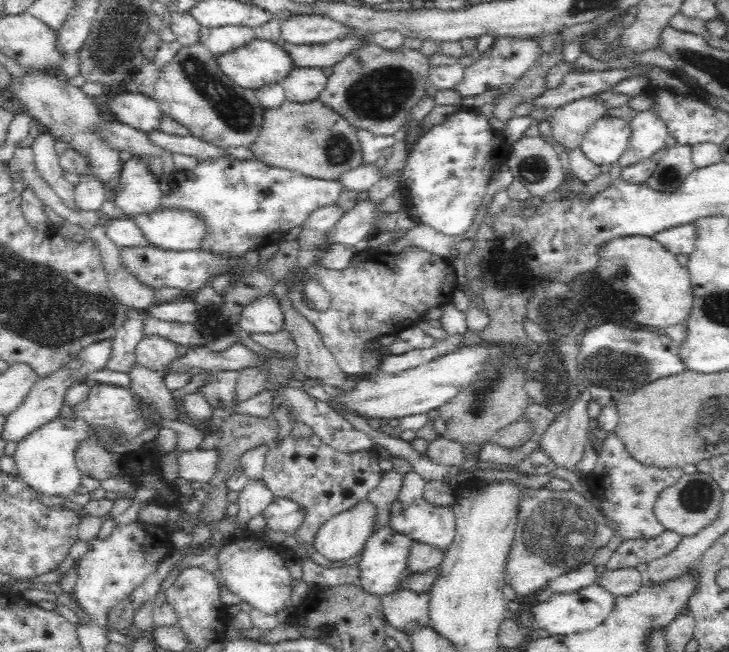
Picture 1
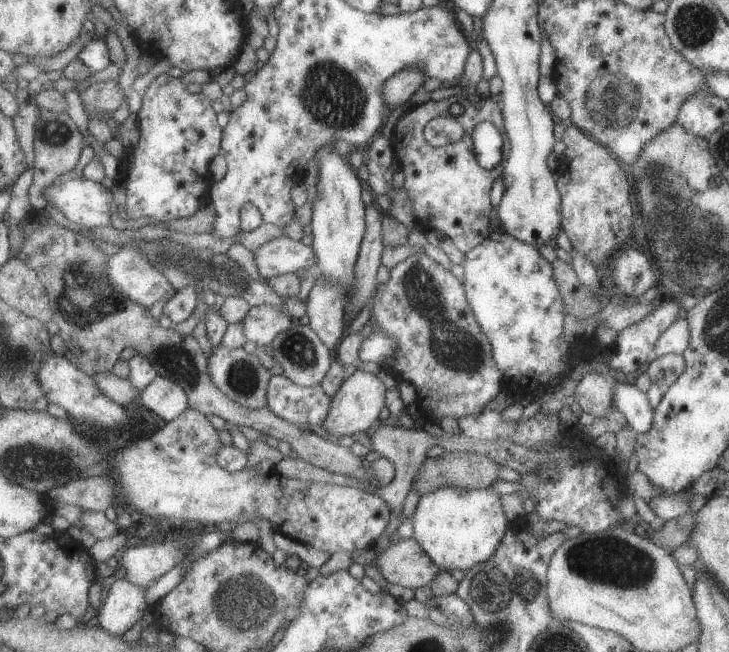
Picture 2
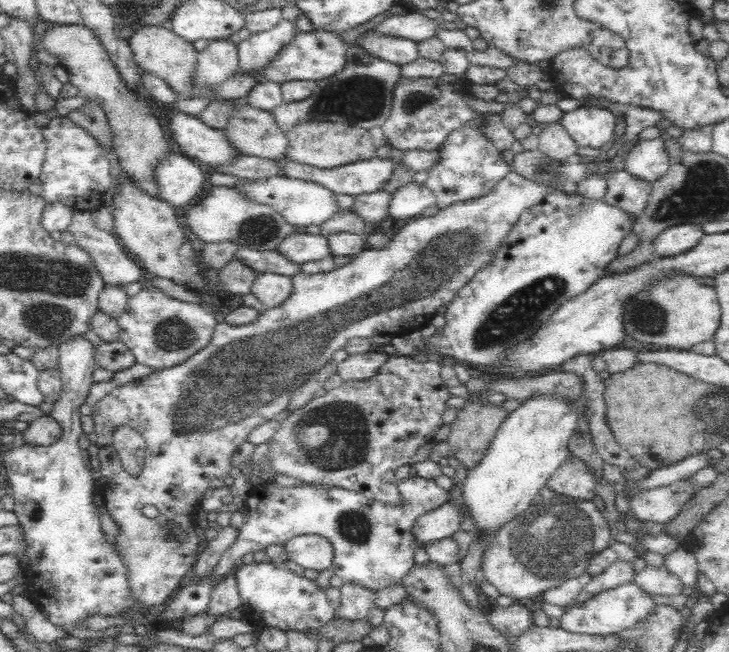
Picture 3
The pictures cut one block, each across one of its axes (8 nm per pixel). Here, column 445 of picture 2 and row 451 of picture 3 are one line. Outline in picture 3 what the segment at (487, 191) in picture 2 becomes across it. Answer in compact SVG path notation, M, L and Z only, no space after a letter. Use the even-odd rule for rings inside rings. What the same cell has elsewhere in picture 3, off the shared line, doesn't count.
M511 170L506 174L500 182L490 191L486 196L468 202L456 202L452 206L440 209L434 216L428 216L424 218L419 216L418 218L408 219L406 226L400 228L396 232L396 236L384 246L384 248L372 248L366 244L365 248L359 253L354 255L354 260L344 264L344 266L337 267L335 270L326 273L306 274L304 272L298 272L291 277L293 285L290 296L282 302L280 306L270 307L267 311L262 311L259 317L250 322L250 324L242 326L232 326L226 321L217 323L214 326L213 336L211 342L202 348L197 354L187 358L182 364L165 369L157 369L152 371L145 377L140 377L135 381L128 382L125 385L114 388L111 392L106 394L103 399L100 399L94 406L91 417L94 422L94 431L97 434L97 446L99 453L97 458L100 460L101 465L97 476L108 477L108 483L104 485L104 500L106 504L102 507L101 511L106 511L110 514L110 518L116 522L116 527L120 528L120 532L116 532L116 536L111 540L114 545L114 551L118 553L118 559L124 563L126 567L126 581L128 581L128 589L130 589L130 595L134 599L134 606L150 606L160 607L168 598L170 594L180 586L186 576L186 572L193 568L193 565L197 561L199 552L198 544L200 544L200 538L196 533L196 513L200 506L202 496L209 488L209 483L214 479L222 480L226 477L232 469L231 459L234 452L243 442L247 441L247 436L252 432L256 426L264 424L275 418L275 415L282 412L288 402L290 402L290 396L292 392L298 388L301 384L304 384L311 374L317 373L324 365L332 362L332 356L337 350L346 348L346 344L352 340L352 338L368 338L376 335L403 335L413 331L414 329L422 329L429 324L436 313L436 310L440 306L447 305L452 302L452 298L456 296L456 292L460 288L464 287L473 277L478 270L481 270L484 266L487 266L493 258L494 252L500 247L502 240L508 235L508 232L514 227L514 224L519 220L520 214L524 210L530 209L536 204L542 203L543 199L550 193L550 190L554 190L560 186L543 185L540 183L532 182L522 178L516 171ZM120 427L130 427L137 430L142 438L144 438L147 451L150 452L150 458L146 458L146 468L144 472L141 472L140 478L132 478L128 472L124 471L121 460L118 456L117 450L113 447L113 432ZM147 504L152 504L158 508L158 515L155 518L148 518L142 513L142 508Z

